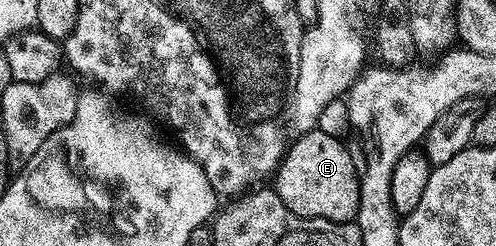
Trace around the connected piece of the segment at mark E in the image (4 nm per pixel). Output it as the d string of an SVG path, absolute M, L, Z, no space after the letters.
M315 126L309 132L303 132L297 137L294 145L285 149L276 171L273 173L272 187L275 194L292 210L292 214L304 218L324 218L328 222L349 224L357 217L360 202L360 186L358 185L358 166L356 156L350 152L330 132L321 132L321 127Z

